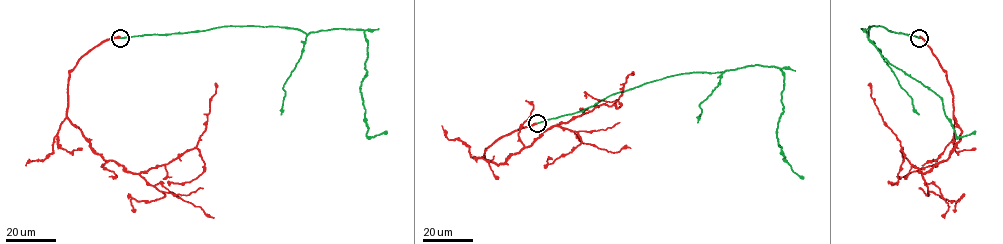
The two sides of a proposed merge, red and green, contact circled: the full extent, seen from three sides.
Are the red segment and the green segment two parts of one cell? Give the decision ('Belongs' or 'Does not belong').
Does not belong

